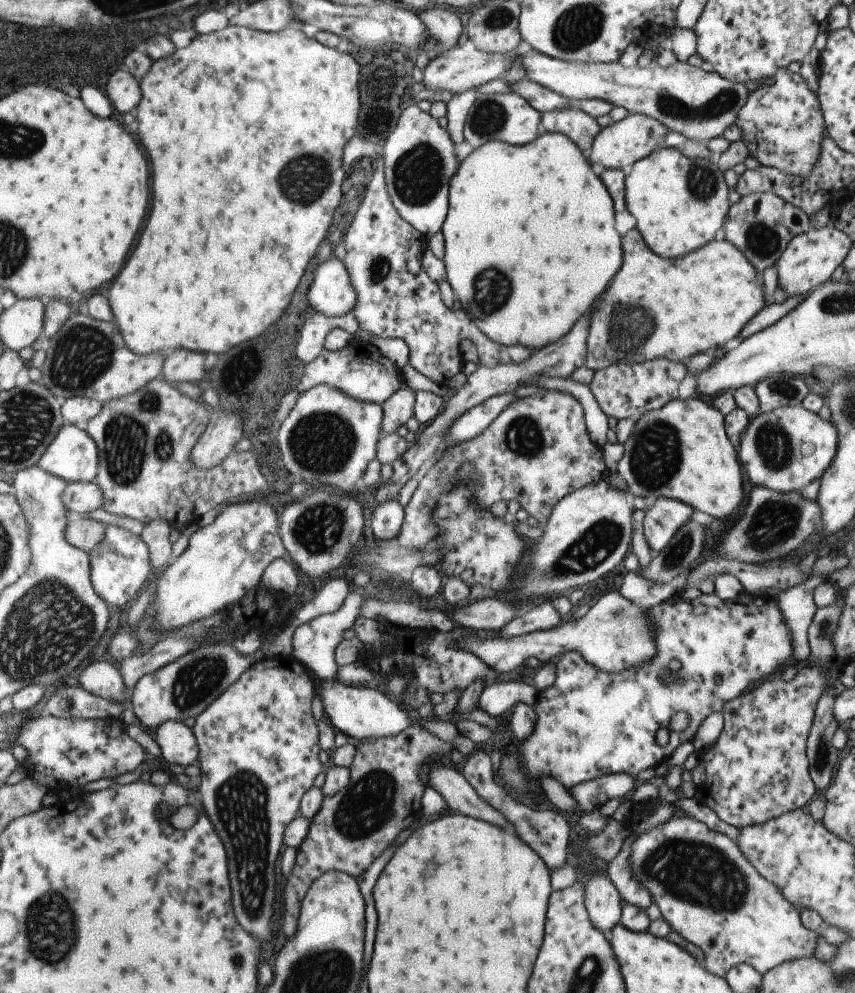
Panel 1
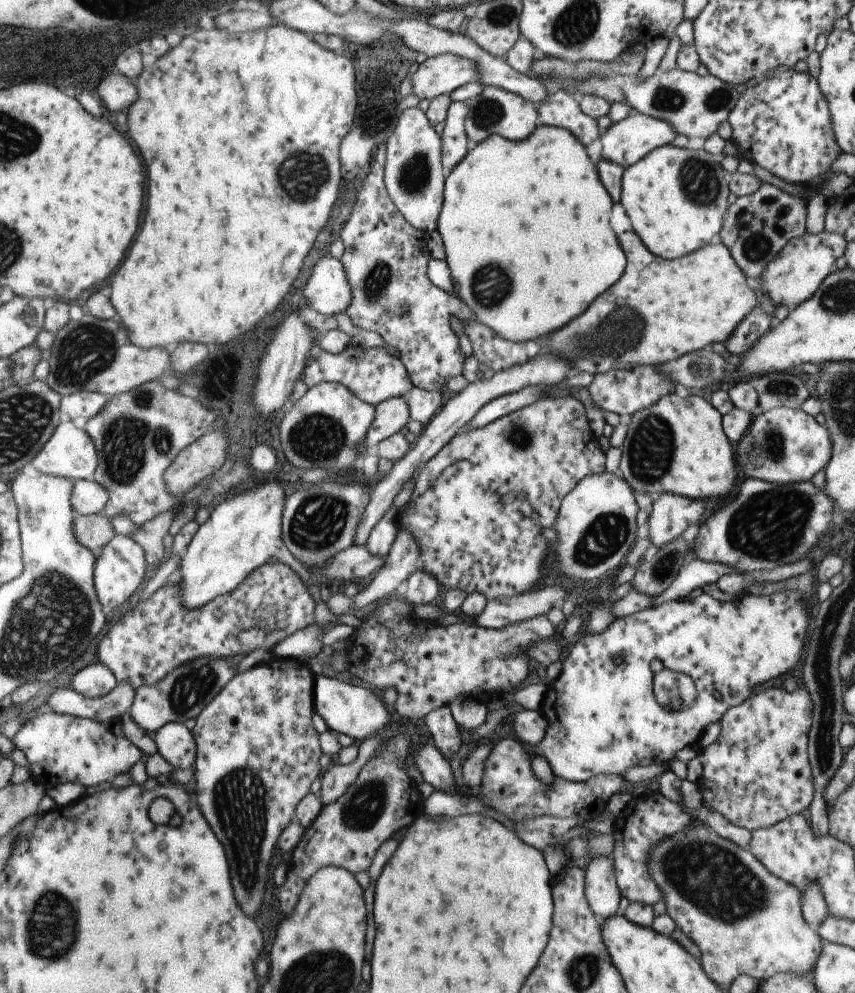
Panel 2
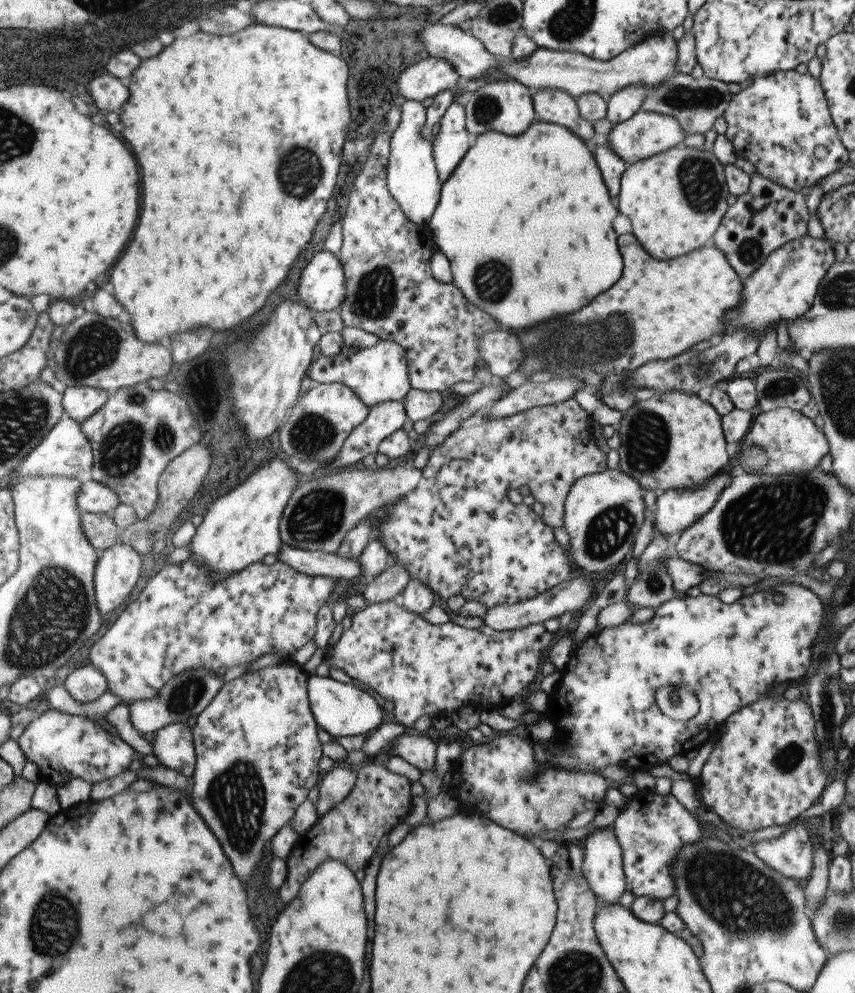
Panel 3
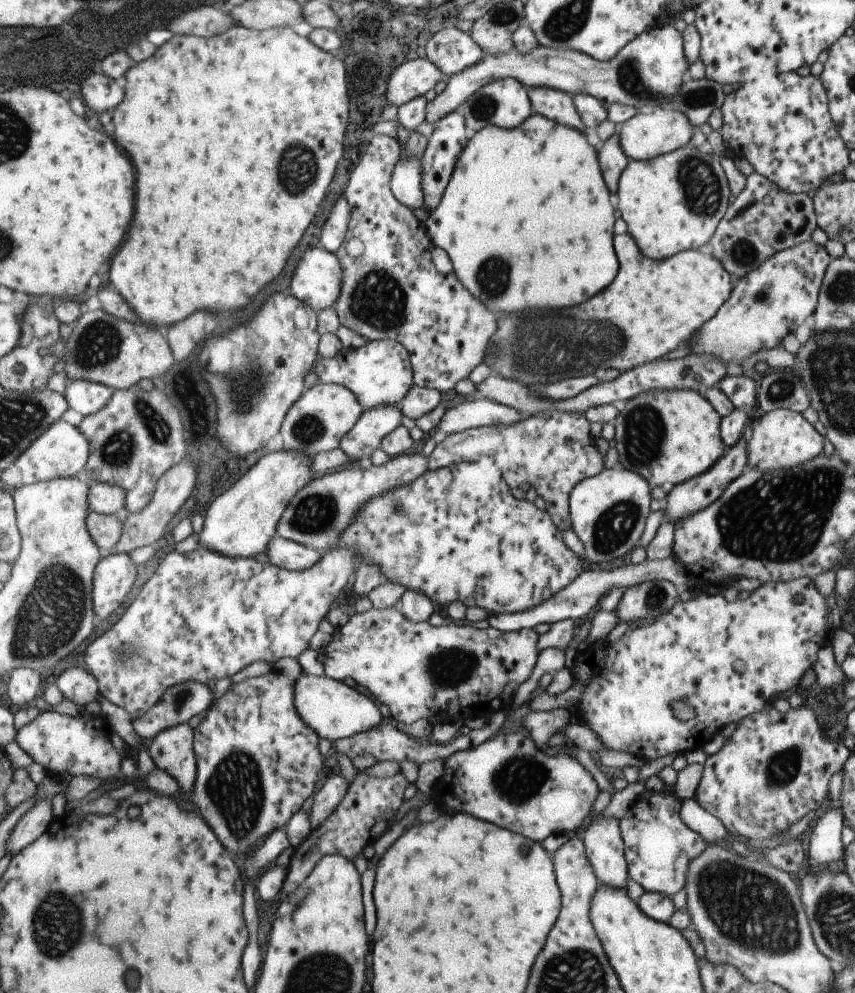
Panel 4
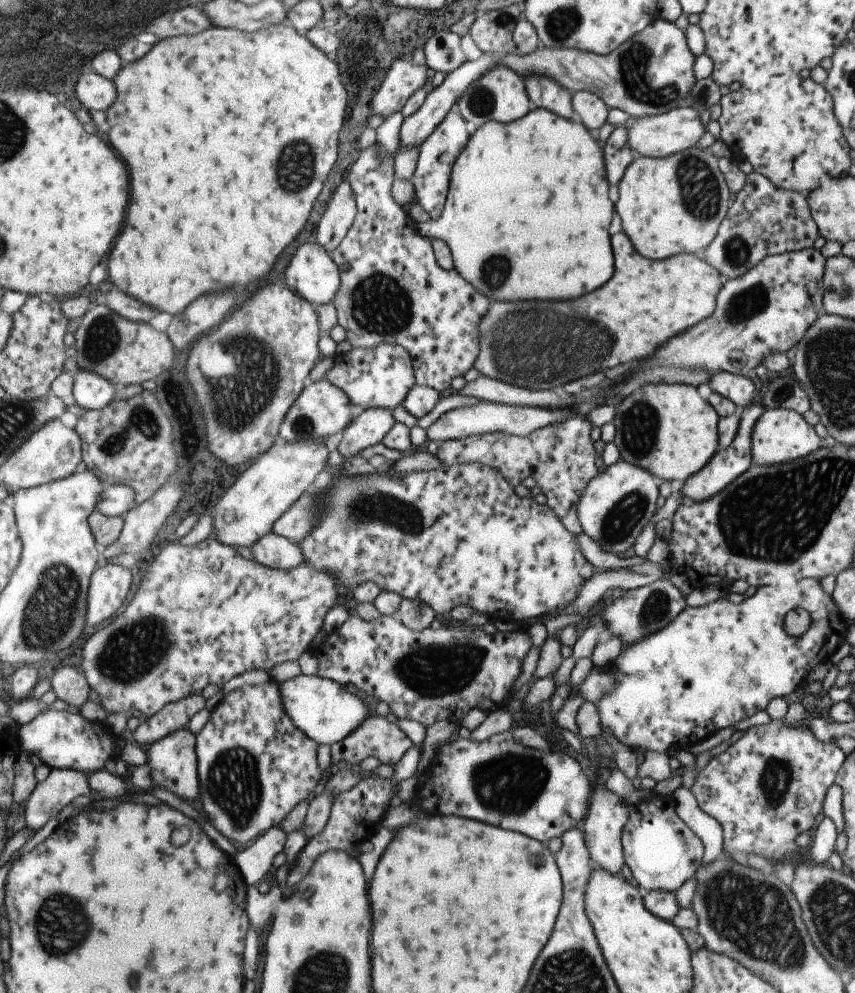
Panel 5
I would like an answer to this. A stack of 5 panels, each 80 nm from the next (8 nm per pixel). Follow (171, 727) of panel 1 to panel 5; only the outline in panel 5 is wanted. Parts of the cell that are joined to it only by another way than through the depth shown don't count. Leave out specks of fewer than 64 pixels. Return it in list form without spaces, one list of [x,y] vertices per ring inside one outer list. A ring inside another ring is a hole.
[[[187,729],[175,730],[164,738],[153,742],[147,748],[147,770],[151,777],[151,786],[161,786],[163,790],[175,794],[177,799],[197,800],[199,782],[196,774],[196,756],[194,752],[194,735]]]

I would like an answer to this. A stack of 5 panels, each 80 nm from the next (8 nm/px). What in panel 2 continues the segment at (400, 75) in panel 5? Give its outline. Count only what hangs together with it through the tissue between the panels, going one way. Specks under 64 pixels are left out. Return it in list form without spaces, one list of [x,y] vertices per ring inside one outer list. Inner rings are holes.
[[[452,54],[427,57],[410,76],[411,92],[421,100],[449,94],[463,84],[476,81],[476,65]]]

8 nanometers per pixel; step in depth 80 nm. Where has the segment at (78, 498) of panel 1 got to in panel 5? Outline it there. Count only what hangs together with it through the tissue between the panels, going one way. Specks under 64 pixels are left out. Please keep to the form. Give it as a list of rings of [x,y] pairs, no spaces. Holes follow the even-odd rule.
[[[115,484],[102,488],[95,509],[107,517],[121,517],[136,506],[129,486]]]

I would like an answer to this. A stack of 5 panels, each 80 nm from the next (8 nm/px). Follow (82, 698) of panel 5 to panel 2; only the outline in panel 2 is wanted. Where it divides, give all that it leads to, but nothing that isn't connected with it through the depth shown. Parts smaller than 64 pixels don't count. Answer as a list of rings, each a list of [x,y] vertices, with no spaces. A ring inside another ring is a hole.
[[[97,661],[80,669],[69,680],[69,686],[88,699],[102,697],[116,685],[114,674]]]

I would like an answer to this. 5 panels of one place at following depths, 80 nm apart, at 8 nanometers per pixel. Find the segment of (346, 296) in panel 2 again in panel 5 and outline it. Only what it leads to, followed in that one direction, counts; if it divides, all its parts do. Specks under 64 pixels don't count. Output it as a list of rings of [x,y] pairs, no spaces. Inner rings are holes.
[[[302,243],[289,260],[283,272],[285,284],[295,296],[313,306],[333,302],[339,288],[339,270],[321,246]]]

